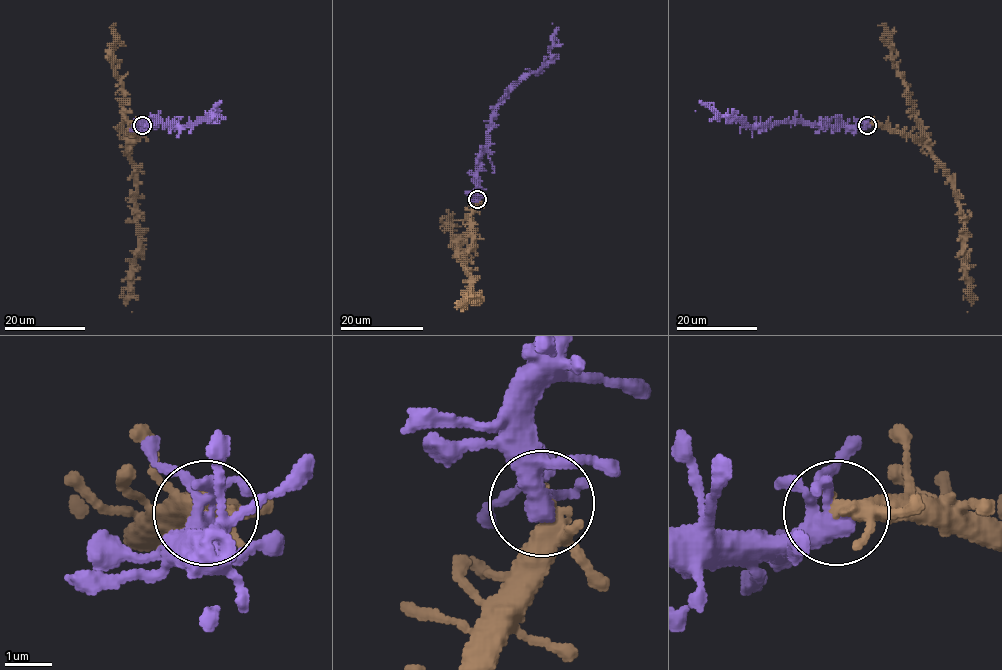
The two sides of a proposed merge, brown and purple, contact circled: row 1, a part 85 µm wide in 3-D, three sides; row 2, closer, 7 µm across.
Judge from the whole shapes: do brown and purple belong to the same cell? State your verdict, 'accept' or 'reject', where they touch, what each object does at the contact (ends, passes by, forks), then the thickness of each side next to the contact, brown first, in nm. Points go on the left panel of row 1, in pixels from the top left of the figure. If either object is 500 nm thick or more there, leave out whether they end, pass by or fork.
accept | (142, 125) | brown forks | purple forks | 240/360 nm

